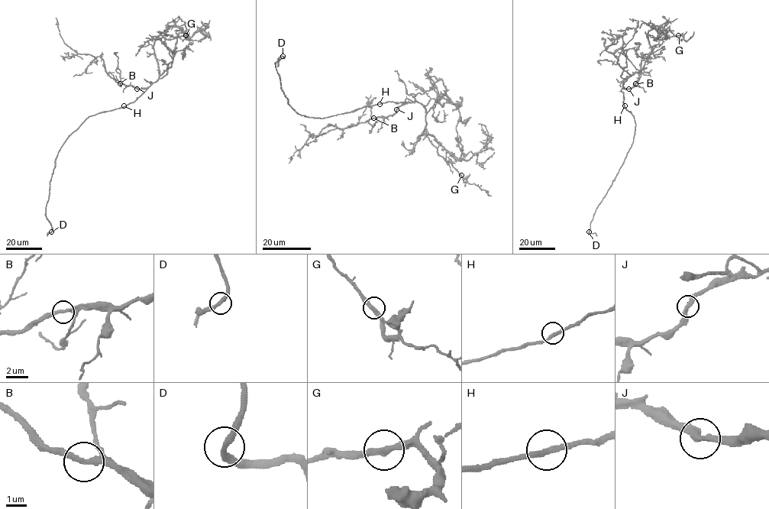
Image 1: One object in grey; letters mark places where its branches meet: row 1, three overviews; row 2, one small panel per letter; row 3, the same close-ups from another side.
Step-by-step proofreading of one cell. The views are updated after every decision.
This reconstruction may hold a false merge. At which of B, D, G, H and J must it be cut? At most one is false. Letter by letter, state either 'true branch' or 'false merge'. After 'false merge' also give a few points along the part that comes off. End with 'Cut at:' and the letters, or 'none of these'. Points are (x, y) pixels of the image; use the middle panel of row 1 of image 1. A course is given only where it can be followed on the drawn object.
B: true branch
D: true branch
G: true branch
H: true branch
J: true branch
Cut at: none of these

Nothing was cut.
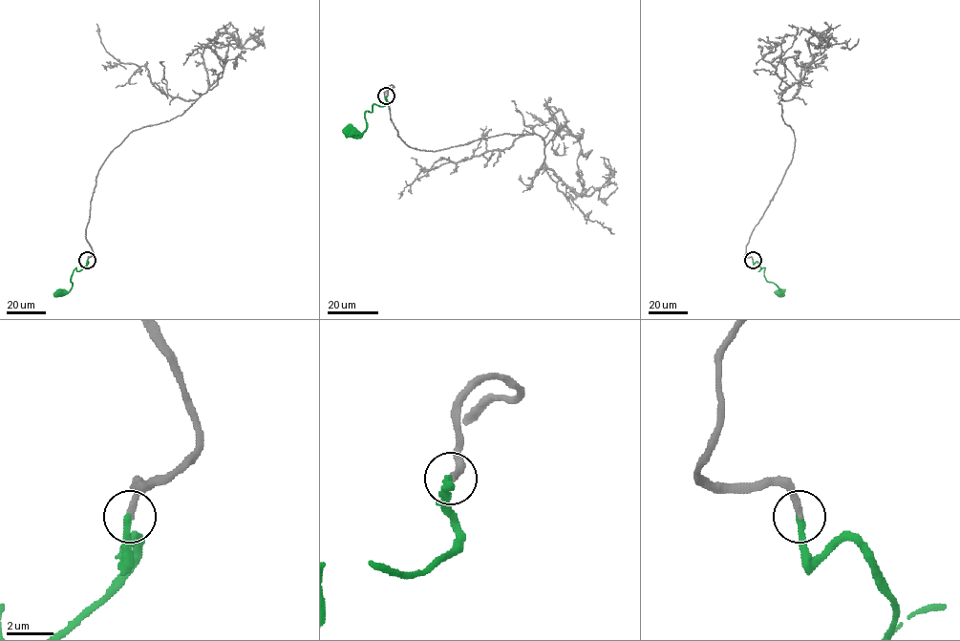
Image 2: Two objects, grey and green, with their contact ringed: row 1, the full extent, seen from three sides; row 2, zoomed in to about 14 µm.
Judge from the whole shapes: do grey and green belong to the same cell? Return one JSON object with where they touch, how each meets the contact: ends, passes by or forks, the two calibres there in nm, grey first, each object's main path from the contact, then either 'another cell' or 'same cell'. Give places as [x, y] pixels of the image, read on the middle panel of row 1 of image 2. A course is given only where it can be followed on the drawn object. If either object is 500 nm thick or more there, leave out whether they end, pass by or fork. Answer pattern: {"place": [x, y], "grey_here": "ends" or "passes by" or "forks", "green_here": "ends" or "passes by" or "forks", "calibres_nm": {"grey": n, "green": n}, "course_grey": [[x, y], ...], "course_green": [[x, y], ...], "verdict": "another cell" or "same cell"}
{"place": [386, 96], "grey_here": "ends", "green_here": "ends", "calibres_nm": {"grey": 280, "green": 300}, "course_grey": [[387, 96], [412, 148], [526, 130], [536, 173], [579, 195], [612, 176], [600, 157]], "course_green": [[387, 96], [386, 104], [375, 104], [372, 112], [366, 112], [366, 128], [361, 134], [350, 130]], "verdict": "same cell"}

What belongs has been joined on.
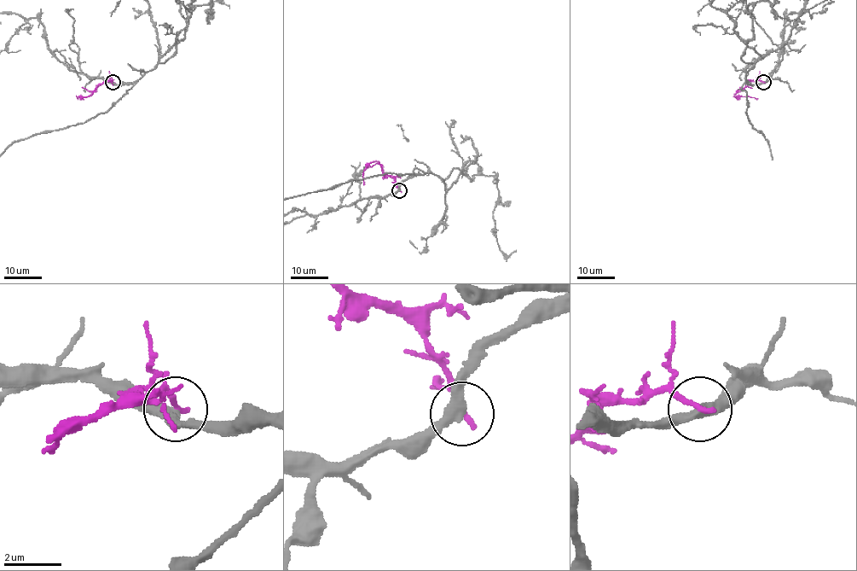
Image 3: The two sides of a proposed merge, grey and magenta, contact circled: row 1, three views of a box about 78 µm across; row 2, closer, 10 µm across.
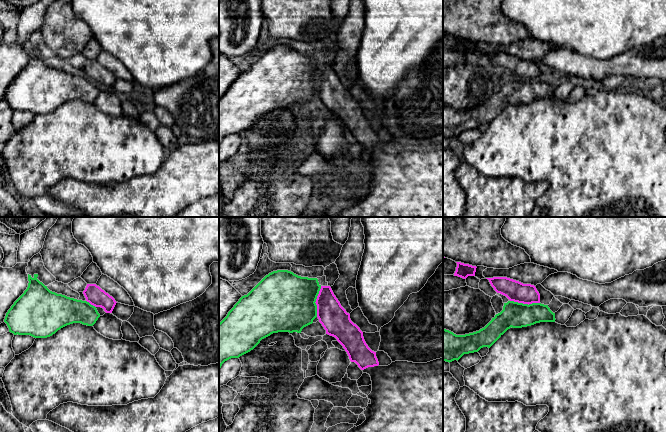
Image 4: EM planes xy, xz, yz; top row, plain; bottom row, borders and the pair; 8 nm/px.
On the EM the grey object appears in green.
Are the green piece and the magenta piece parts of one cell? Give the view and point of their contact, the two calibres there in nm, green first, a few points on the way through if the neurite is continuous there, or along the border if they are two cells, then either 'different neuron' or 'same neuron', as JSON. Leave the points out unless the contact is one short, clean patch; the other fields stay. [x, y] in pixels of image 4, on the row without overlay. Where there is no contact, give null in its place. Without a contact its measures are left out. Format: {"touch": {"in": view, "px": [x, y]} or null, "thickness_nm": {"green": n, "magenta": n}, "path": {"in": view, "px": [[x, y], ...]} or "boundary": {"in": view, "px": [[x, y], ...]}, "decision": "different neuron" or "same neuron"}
{"touch": {"in": "xz", "px": [315, 77]}, "thickness_nm": {"green": 480, "magenta": 220}, "boundary": {"in": "xz", "px": [[321, 62], [315, 78], [316, 92]]}, "decision": "different neuron"}

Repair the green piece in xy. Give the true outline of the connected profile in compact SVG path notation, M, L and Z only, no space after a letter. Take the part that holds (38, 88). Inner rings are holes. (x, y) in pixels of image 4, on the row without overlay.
M28 50L29 59L27 65L6 89L4 98L7 100L9 108L14 111L47 114L61 104L73 99L81 99L87 102L93 102L96 99L100 90L95 82L87 77L77 76L52 68L37 53L38 50L34 50L33 54Z

